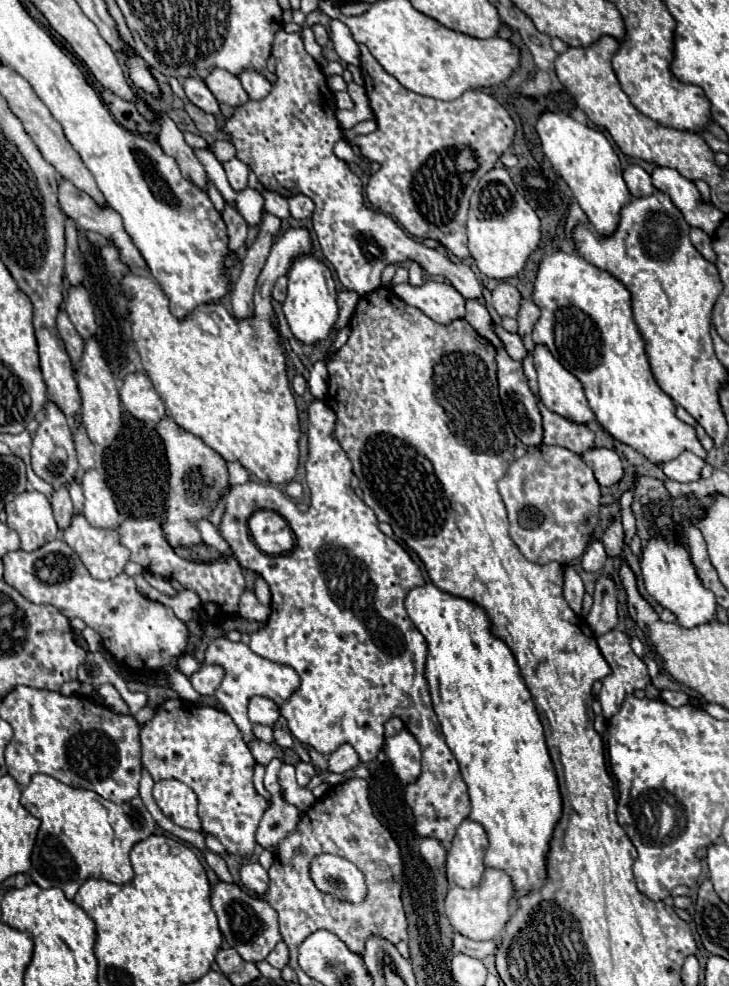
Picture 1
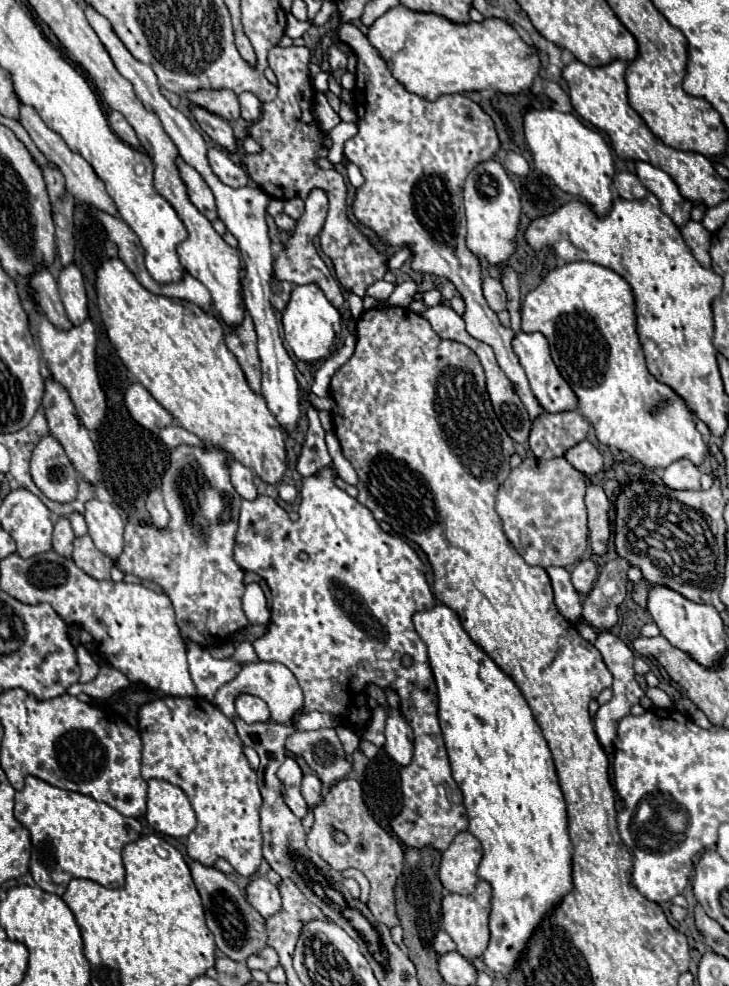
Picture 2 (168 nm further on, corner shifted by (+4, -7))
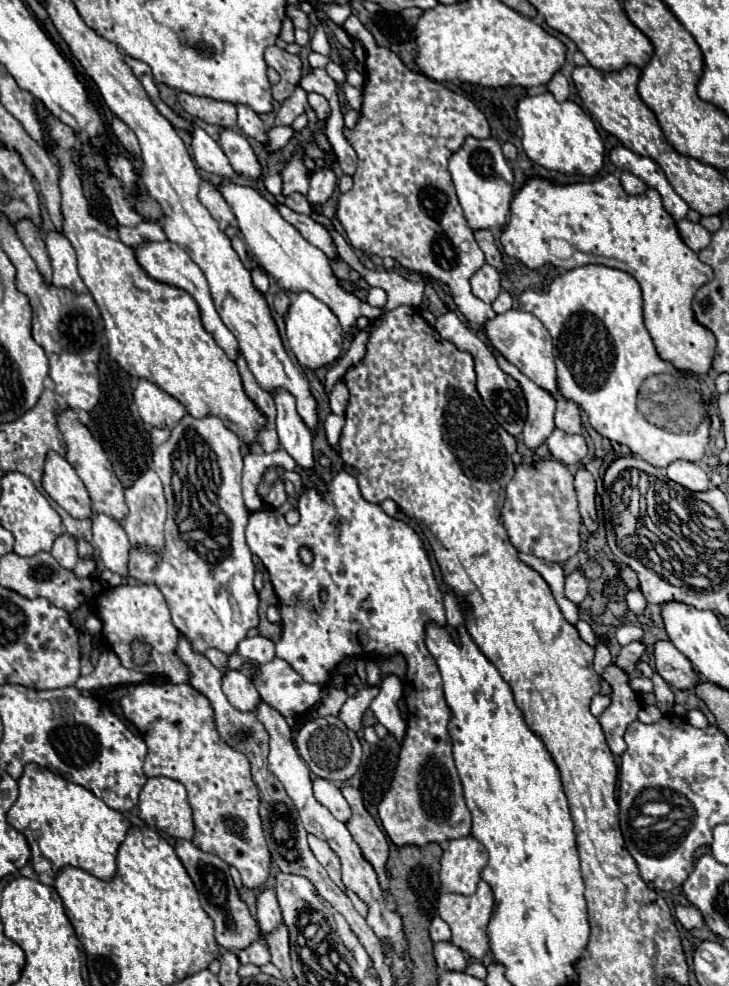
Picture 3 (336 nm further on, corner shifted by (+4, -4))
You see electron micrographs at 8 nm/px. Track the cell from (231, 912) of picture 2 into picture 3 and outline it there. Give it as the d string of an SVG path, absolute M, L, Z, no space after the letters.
M177 840L175 844L175 852L179 856L179 860L183 862L187 874L191 876L197 892L199 892L199 900L203 910L213 918L215 922L215 940L225 948L225 950L243 950L247 948L251 942L255 942L259 938L259 926L257 922L251 918L247 906L241 902L231 874L229 874L229 864L223 862L219 856L209 854L199 850L197 846L193 846L193 842L189 840Z

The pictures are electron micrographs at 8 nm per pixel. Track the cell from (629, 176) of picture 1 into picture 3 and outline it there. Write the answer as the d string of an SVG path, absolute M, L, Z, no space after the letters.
M631 172L621 174L621 186L625 188L627 194L643 194L647 190L647 184L641 178L633 176Z

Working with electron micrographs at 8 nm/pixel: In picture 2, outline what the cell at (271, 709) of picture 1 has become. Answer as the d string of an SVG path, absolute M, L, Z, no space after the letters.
M239 695L235 701L235 709L237 709L239 719L243 719L245 723L267 723L267 721L271 721L269 707L259 697Z

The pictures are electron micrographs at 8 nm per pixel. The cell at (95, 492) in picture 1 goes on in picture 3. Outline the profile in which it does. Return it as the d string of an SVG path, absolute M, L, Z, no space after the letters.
M97 514L93 518L93 548L99 550L101 562L111 572L117 572L119 576L127 576L127 560L131 544L127 540L127 534L123 532L123 526L115 522L111 516Z

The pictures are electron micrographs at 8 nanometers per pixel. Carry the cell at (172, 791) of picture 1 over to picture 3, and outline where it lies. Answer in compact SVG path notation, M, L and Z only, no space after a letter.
M149 778L139 794L139 818L173 838L193 838L191 806L185 786L171 778Z

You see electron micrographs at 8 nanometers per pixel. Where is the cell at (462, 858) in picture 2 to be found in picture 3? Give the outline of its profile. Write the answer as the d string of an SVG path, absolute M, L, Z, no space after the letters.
M473 836L451 840L441 856L439 876L443 888L455 894L473 894L487 860L487 850Z

